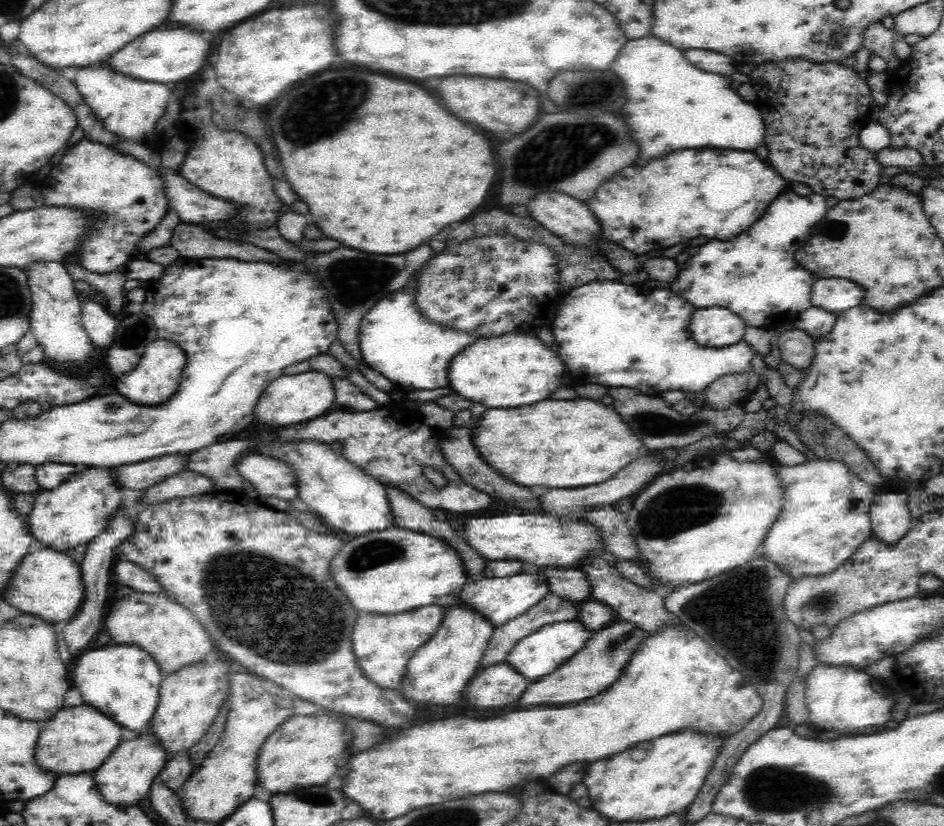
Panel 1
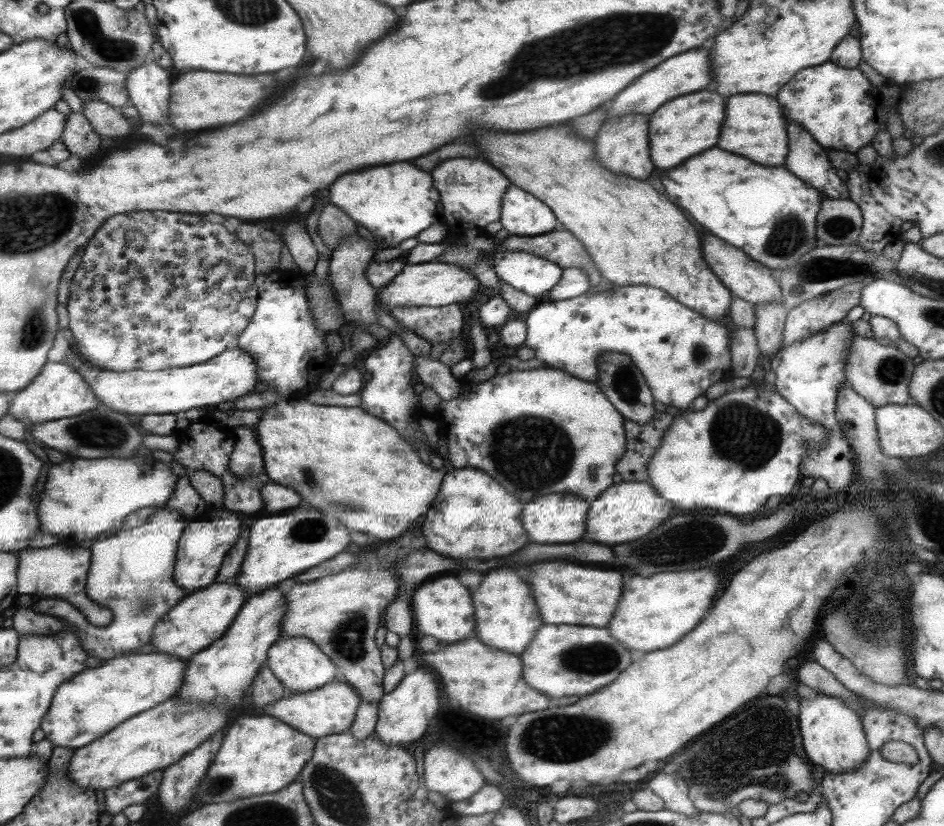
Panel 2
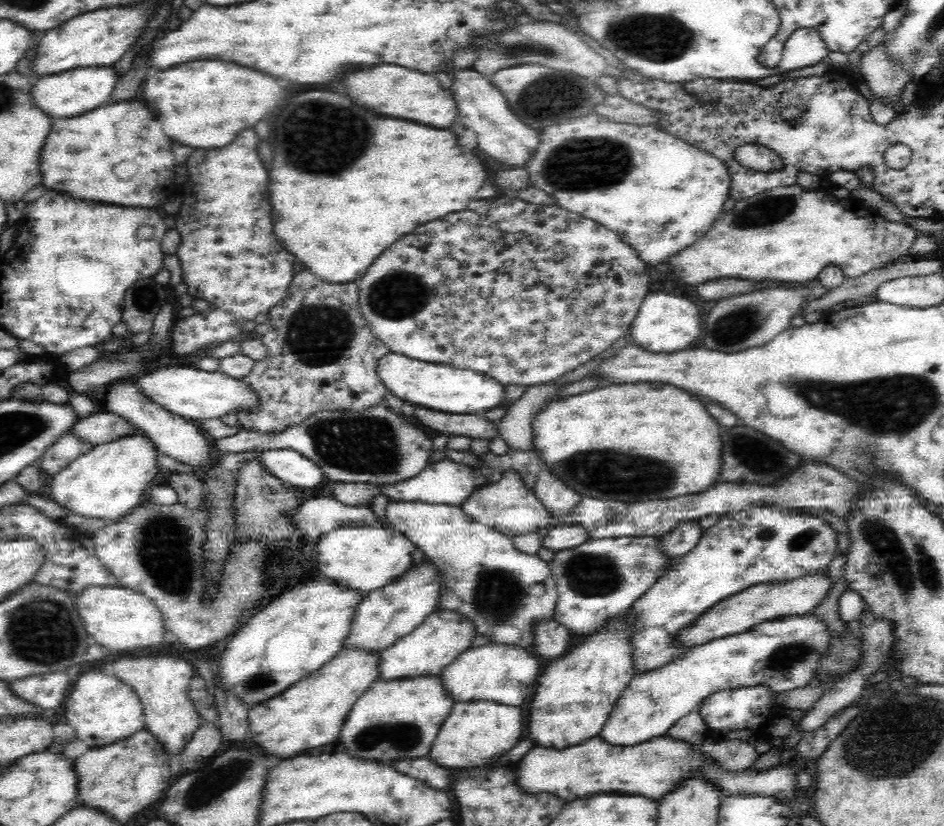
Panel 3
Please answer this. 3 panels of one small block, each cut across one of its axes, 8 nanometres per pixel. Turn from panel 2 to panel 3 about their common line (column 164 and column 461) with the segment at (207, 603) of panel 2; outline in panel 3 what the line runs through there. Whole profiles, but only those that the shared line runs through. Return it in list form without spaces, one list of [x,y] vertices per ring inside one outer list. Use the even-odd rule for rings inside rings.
[[[435,609],[410,634],[402,636],[393,645],[380,652],[378,677],[382,680],[412,679],[415,676],[440,675],[460,654],[471,647],[474,625],[456,611]]]

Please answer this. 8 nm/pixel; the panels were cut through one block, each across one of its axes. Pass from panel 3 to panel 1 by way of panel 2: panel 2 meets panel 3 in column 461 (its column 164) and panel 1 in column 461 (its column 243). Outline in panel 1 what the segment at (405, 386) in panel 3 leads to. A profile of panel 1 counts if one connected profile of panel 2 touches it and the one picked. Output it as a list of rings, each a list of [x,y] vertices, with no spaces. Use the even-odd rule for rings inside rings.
[[[502,336],[478,340],[454,355],[448,368],[450,388],[488,408],[518,408],[550,398],[562,384],[566,366],[538,336]]]

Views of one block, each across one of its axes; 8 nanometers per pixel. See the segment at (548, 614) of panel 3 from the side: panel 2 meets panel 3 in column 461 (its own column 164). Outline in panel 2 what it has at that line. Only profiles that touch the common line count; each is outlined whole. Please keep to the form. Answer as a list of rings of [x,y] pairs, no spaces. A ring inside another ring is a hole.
[[[158,509],[146,524],[123,530],[120,536],[107,538],[104,542],[94,542],[90,548],[94,550],[94,562],[87,591],[96,603],[104,604],[118,614],[114,624],[96,626],[86,614],[82,614],[79,606],[72,602],[64,604],[60,597],[42,600],[33,606],[34,610],[68,621],[69,630],[80,637],[88,652],[106,660],[152,642],[156,623],[187,596],[184,588],[175,582],[179,541],[187,523],[178,509]]]

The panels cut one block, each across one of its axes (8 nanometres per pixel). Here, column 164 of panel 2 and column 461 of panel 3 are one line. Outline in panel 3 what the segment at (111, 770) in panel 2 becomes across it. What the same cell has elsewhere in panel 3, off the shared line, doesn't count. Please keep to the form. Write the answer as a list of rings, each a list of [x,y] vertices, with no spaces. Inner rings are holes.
[[[488,700],[460,701],[454,703],[427,757],[437,766],[450,770],[484,767],[496,763],[515,748],[520,743],[522,734],[524,716],[520,708],[490,704]]]

